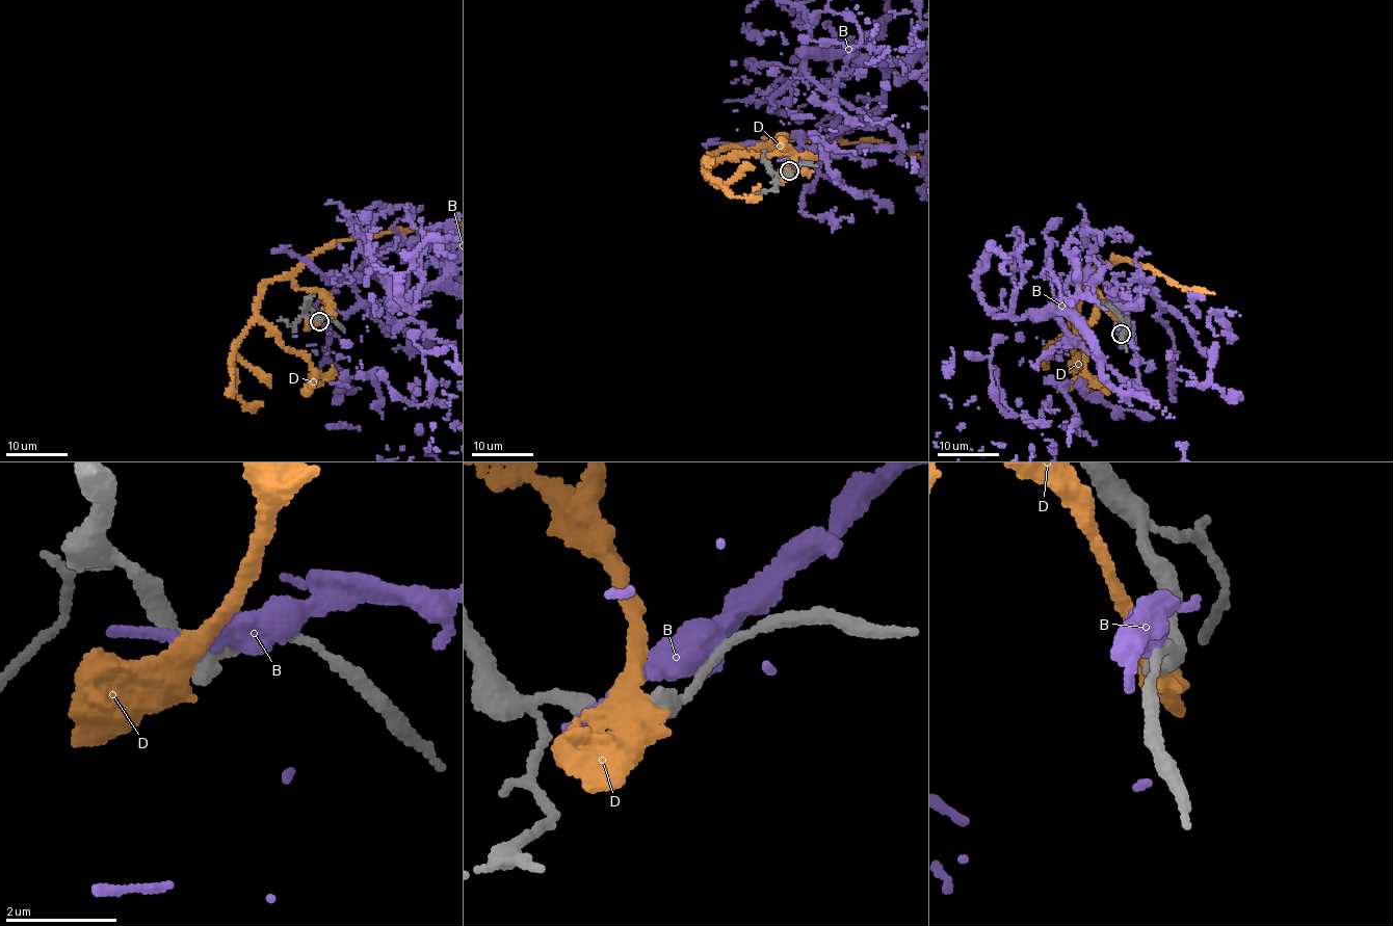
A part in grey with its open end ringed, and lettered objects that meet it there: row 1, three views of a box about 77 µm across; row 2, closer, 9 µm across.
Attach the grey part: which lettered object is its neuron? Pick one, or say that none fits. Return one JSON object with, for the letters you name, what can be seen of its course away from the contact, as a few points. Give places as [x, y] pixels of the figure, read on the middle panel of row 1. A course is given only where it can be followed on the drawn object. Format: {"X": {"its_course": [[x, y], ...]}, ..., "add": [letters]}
{"add": []}

